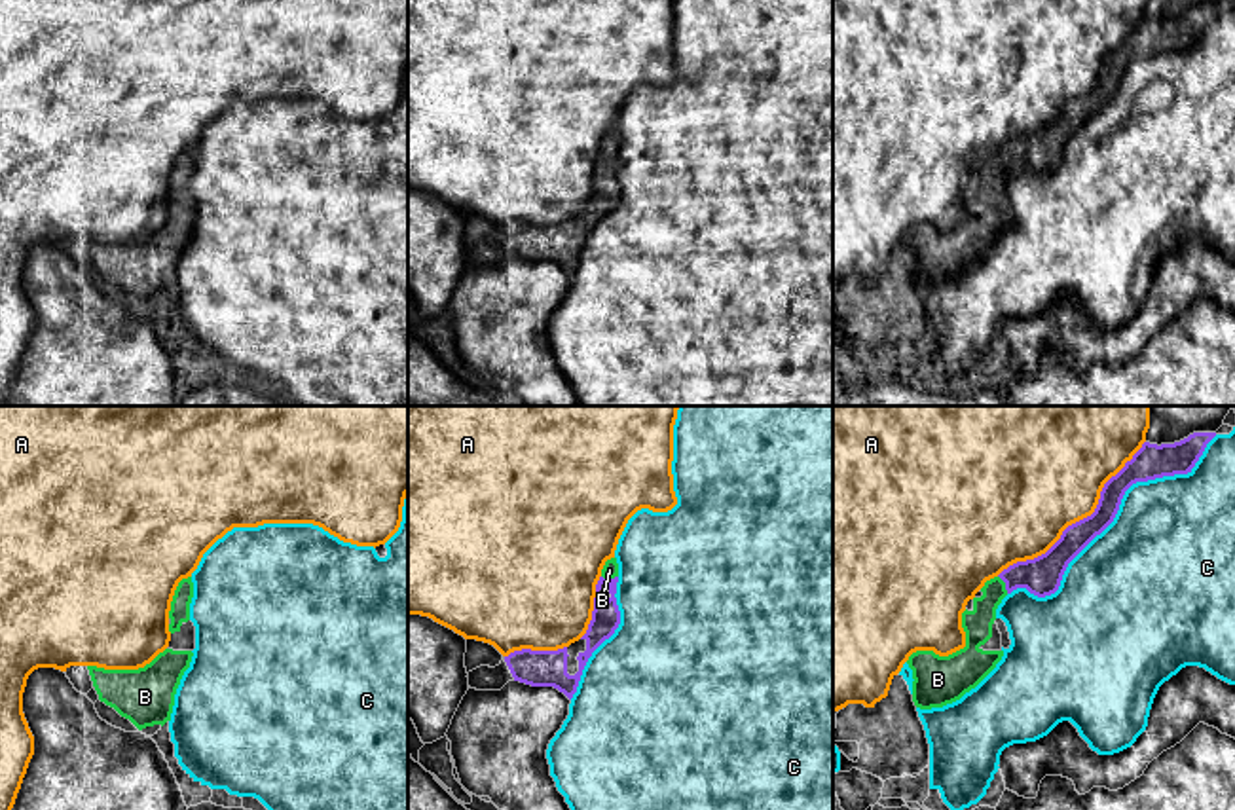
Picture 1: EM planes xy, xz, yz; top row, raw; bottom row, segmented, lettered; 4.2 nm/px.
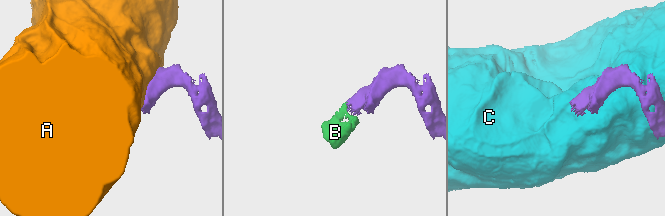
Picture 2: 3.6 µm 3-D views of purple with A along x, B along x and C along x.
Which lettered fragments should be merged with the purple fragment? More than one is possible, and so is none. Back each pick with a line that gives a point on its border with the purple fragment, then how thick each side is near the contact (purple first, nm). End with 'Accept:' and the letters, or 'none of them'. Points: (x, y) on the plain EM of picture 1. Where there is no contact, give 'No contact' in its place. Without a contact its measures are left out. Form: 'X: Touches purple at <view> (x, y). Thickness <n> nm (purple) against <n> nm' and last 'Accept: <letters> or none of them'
B: Touches purple at yz (1006, 160). Thickness 160 nm (purple) against 130 nm
Accept: B

